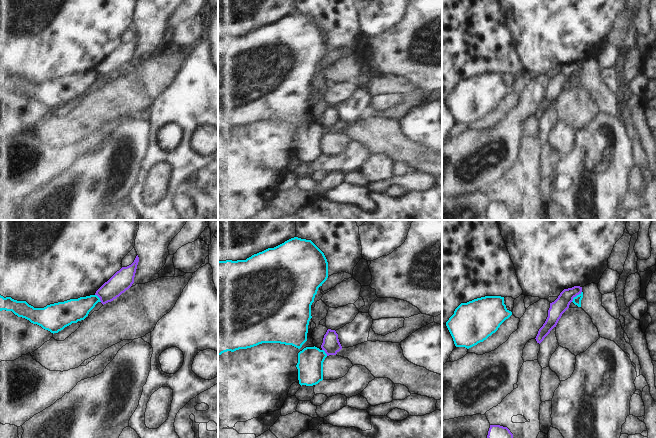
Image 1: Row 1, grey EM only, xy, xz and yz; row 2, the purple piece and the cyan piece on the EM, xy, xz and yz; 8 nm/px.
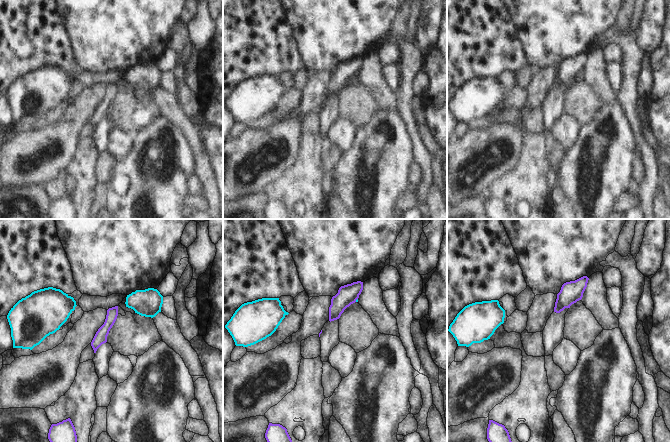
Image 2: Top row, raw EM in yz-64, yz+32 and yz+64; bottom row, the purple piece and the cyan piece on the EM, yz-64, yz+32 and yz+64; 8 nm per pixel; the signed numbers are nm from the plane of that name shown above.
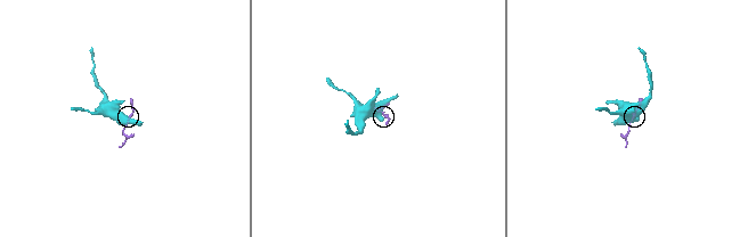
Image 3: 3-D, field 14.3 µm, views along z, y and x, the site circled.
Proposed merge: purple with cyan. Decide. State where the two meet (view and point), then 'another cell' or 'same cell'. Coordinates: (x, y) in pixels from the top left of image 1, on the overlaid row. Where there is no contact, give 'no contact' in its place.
yz (575, 296) | another cell

